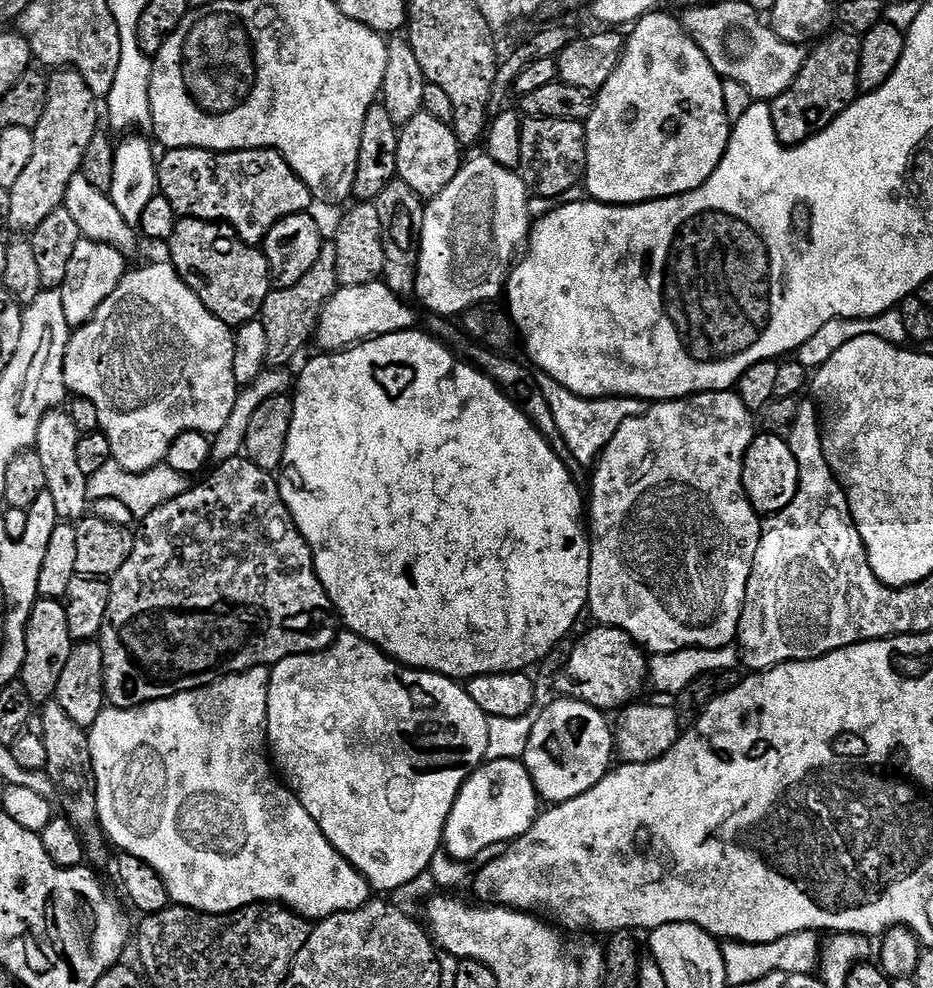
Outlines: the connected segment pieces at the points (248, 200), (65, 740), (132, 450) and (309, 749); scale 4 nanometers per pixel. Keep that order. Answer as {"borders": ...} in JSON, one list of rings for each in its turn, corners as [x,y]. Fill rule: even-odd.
{"borders":[[[[169,148],[161,155],[156,169],[159,195],[174,206],[177,217],[211,220],[230,225],[243,244],[263,245],[266,234],[282,218],[313,207],[312,192],[294,174],[282,153],[275,148],[247,148],[241,152],[211,152],[205,148]]],[[[49,702],[39,709],[38,715],[42,720],[44,731],[43,742],[46,748],[46,771],[55,803],[62,811],[63,819],[69,820],[80,834],[84,843],[84,855],[93,865],[104,864],[108,860],[106,837],[100,827],[98,814],[98,794],[96,793],[96,779],[92,769],[92,755],[90,742],[85,728],[78,726],[66,715],[66,710],[54,702]]],[[[171,263],[148,264],[145,268],[134,269],[133,272],[132,269],[125,271],[122,282],[118,282],[118,290],[114,290],[114,294],[110,294],[110,298],[106,298],[106,302],[98,306],[91,320],[69,335],[68,348],[64,351],[64,381],[73,397],[88,399],[94,404],[98,412],[99,431],[109,440],[111,459],[114,463],[128,472],[145,472],[167,461],[170,446],[174,438],[178,438],[178,434],[203,432],[205,436],[212,438],[222,430],[222,426],[226,426],[226,421],[230,418],[230,410],[234,410],[238,391],[234,378],[234,332],[229,325],[214,318],[214,314],[210,314],[206,306],[202,306],[198,294],[194,294],[194,290],[190,290],[190,286],[182,282],[182,278]]],[[[341,631],[326,650],[291,656],[271,665],[268,687],[268,746],[275,771],[281,781],[299,798],[302,806],[306,806],[306,814],[310,814],[310,818],[318,822],[322,834],[326,834],[334,850],[338,850],[342,858],[350,861],[368,879],[368,887],[373,893],[396,892],[429,871],[431,859],[444,843],[446,822],[460,793],[460,787],[472,777],[475,769],[485,763],[487,745],[488,716],[478,710],[478,705],[474,703],[474,698],[470,698],[467,687],[461,686],[449,676],[409,668],[384,655],[376,645],[361,636],[355,636],[353,632]]]]}

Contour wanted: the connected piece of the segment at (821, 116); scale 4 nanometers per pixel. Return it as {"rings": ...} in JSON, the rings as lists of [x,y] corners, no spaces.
{"rings":[[[832,30],[812,49],[813,52],[805,55],[798,78],[770,104],[776,138],[785,146],[800,144],[815,136],[847,110],[858,96],[860,37],[855,32]]]}

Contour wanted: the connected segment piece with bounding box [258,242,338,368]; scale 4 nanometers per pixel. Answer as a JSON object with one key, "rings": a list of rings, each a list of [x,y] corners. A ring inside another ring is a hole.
{"rings":[[[328,242],[320,251],[318,262],[314,262],[314,266],[306,270],[306,275],[294,282],[294,286],[277,287],[268,293],[258,317],[266,330],[266,365],[274,368],[291,365],[291,360],[303,350],[304,343],[313,337],[324,306],[337,289],[336,246]]]}

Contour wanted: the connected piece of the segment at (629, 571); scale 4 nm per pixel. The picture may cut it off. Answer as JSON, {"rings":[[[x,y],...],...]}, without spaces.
{"rings":[[[735,391],[698,392],[682,400],[656,402],[638,418],[630,418],[618,426],[614,438],[604,447],[599,460],[591,469],[592,497],[586,500],[586,531],[590,537],[590,582],[588,583],[588,608],[593,621],[609,628],[617,628],[631,636],[641,648],[657,656],[668,656],[683,648],[726,648],[736,640],[736,628],[744,609],[746,586],[750,582],[750,570],[760,541],[762,527],[758,515],[744,489],[744,455],[758,435],[752,425],[753,409],[744,405]]]}

